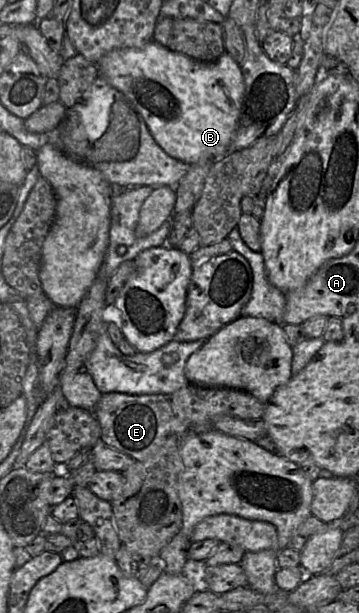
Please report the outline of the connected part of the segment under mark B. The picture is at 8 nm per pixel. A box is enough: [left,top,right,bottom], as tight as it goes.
[97,40,245,165]

